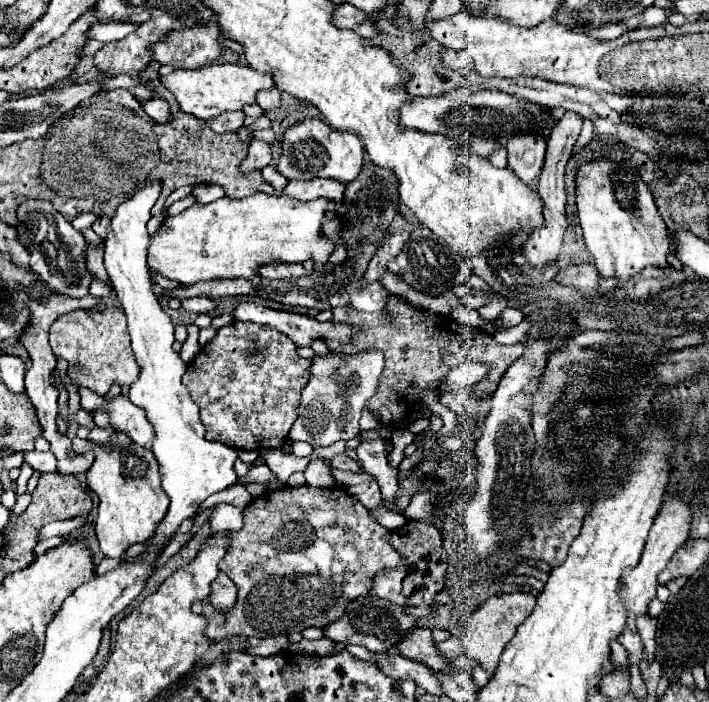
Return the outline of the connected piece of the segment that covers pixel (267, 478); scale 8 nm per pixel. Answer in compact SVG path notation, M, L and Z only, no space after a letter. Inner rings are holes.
M262 463L262 465L254 465L254 467L250 467L250 471L248 471L248 475L246 475L246 481L262 483L262 485L266 485L266 487L272 489L272 491L284 487L284 483L280 483L280 481L274 477L274 473L270 471L270 467L264 465L264 463Z

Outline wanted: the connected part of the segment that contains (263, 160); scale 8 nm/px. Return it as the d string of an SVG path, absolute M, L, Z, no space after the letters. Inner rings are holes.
M252 140L248 148L248 157L242 163L240 171L248 173L252 169L264 169L270 163L270 159L272 159L272 151L269 143L262 140Z

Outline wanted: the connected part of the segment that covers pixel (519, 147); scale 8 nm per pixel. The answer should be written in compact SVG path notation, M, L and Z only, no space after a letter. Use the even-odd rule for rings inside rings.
M518 135L518 139L508 139L506 149L508 149L508 169L512 169L524 185L534 185L544 167L546 139L534 139L534 135Z

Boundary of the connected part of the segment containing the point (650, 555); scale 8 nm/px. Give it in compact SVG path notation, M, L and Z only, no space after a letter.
M666 499L662 503L662 509L648 533L648 541L646 541L646 547L642 551L642 557L640 557L640 563L626 573L626 579L620 587L620 597L622 597L622 603L624 603L624 609L628 613L626 617L626 627L630 631L636 631L636 619L638 615L646 615L646 609L648 609L648 603L656 597L656 577L658 573L666 567L666 563L670 561L670 557L674 555L674 551L684 545L684 541L688 539L688 529L690 529L690 507L688 503L680 501L680 499Z

